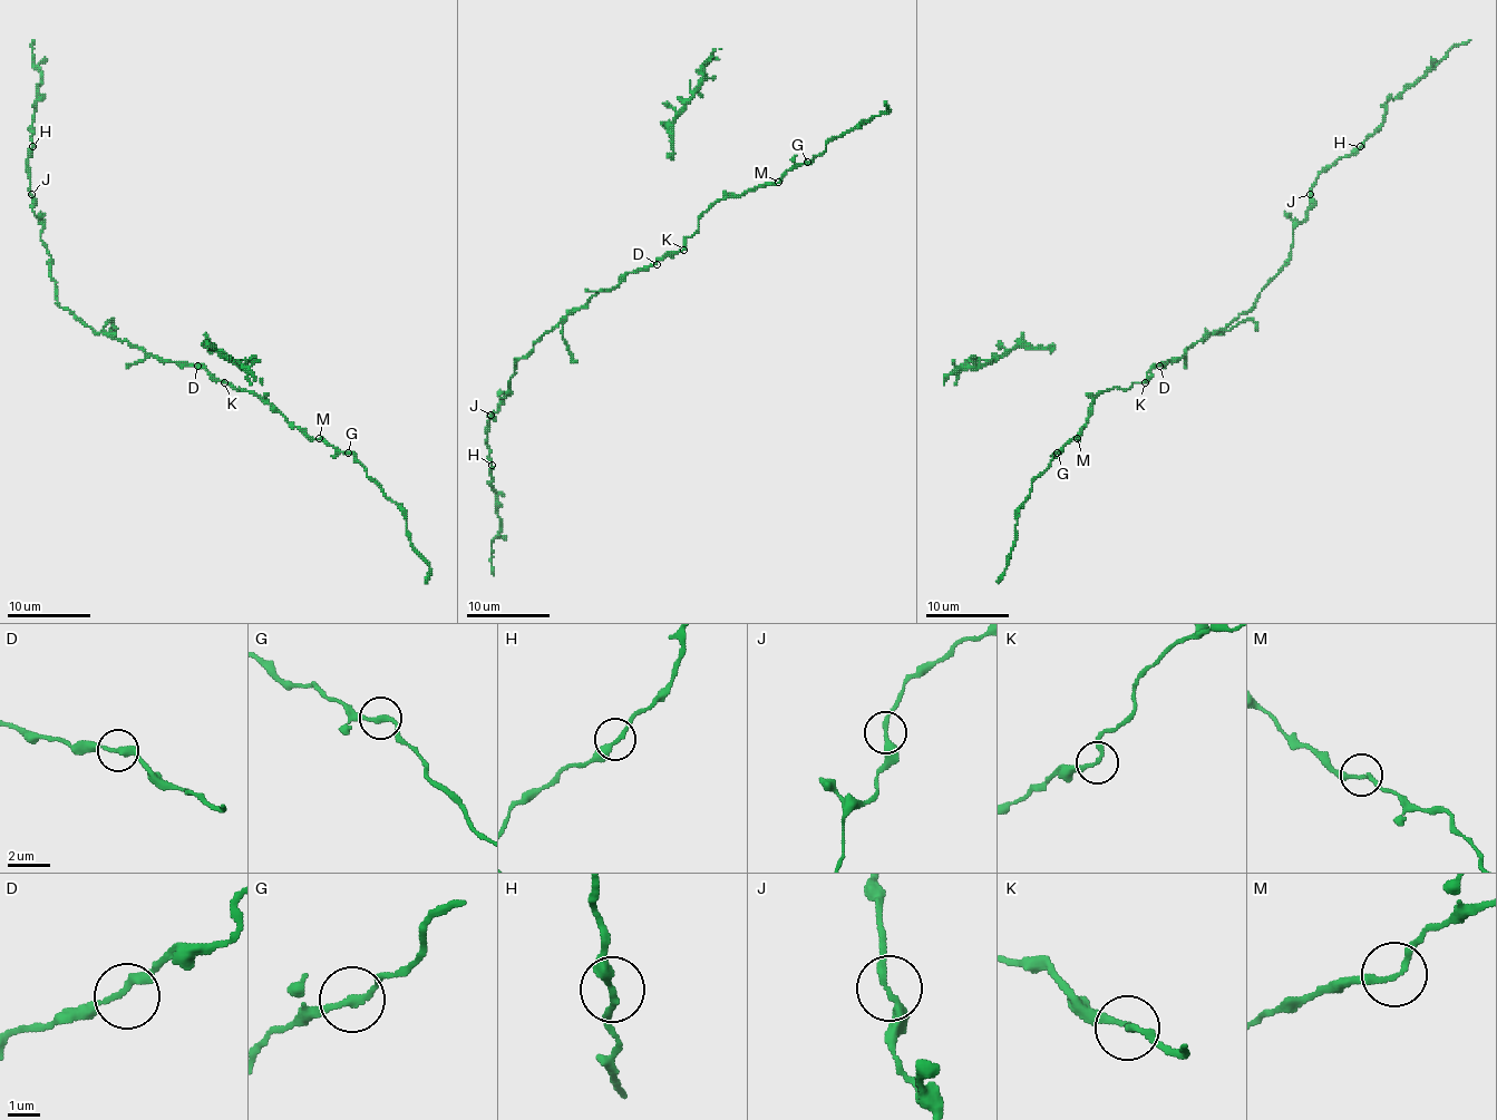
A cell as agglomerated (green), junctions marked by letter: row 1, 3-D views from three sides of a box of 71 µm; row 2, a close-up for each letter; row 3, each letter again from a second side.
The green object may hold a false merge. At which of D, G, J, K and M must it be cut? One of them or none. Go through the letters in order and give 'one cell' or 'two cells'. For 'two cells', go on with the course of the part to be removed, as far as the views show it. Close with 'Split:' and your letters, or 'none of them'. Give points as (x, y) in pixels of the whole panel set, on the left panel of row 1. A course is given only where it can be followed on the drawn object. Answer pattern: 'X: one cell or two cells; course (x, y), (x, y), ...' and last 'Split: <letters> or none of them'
D: one cell
G: one cell
J: one cell
K: one cell
M: one cell
Split: none of them

